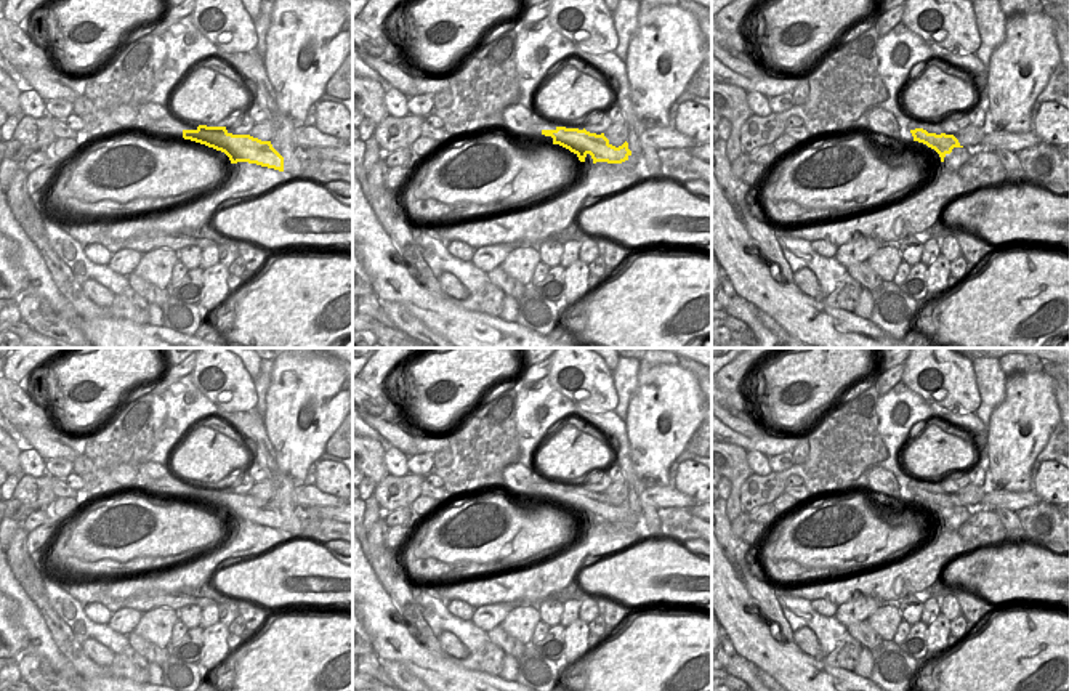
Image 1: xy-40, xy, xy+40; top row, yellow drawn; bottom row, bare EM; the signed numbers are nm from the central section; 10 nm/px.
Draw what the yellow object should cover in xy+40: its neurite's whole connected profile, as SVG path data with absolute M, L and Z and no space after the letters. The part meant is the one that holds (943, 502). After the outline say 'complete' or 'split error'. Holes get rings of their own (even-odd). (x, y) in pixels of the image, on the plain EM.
M914 479L914 481L910 481L910 483L907 484L907 487L909 487L909 491L912 492L914 500L923 502L923 503L926 503L928 507L934 508L934 510L939 513L941 521L944 521L944 516L946 516L947 513L950 513L954 507L963 507L954 494L928 492L928 491L923 487L923 481L918 483L918 481Z; split error

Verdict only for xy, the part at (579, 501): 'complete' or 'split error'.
split error

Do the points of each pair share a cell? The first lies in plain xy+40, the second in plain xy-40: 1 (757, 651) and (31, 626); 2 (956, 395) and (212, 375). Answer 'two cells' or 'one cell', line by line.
1: one cell
2: one cell

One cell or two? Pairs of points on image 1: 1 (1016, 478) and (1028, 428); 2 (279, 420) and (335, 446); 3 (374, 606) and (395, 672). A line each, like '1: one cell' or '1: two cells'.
1: one cell
2: two cells
3: two cells

